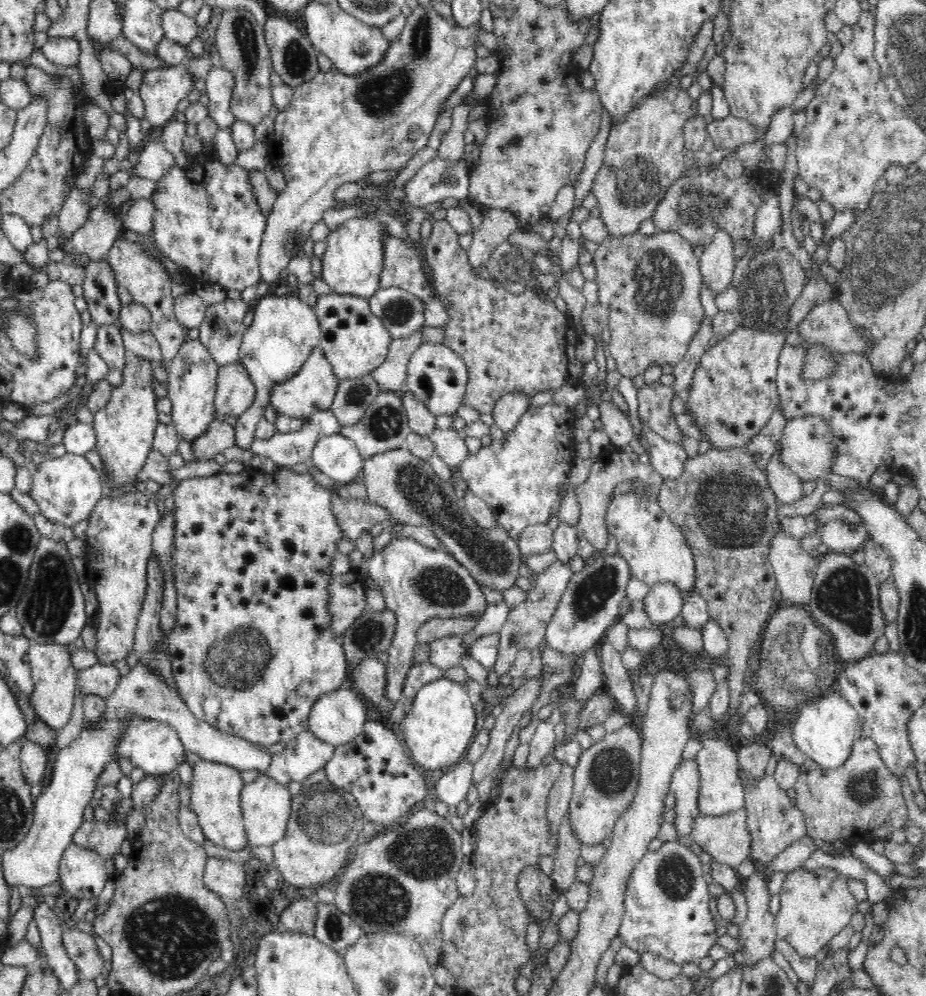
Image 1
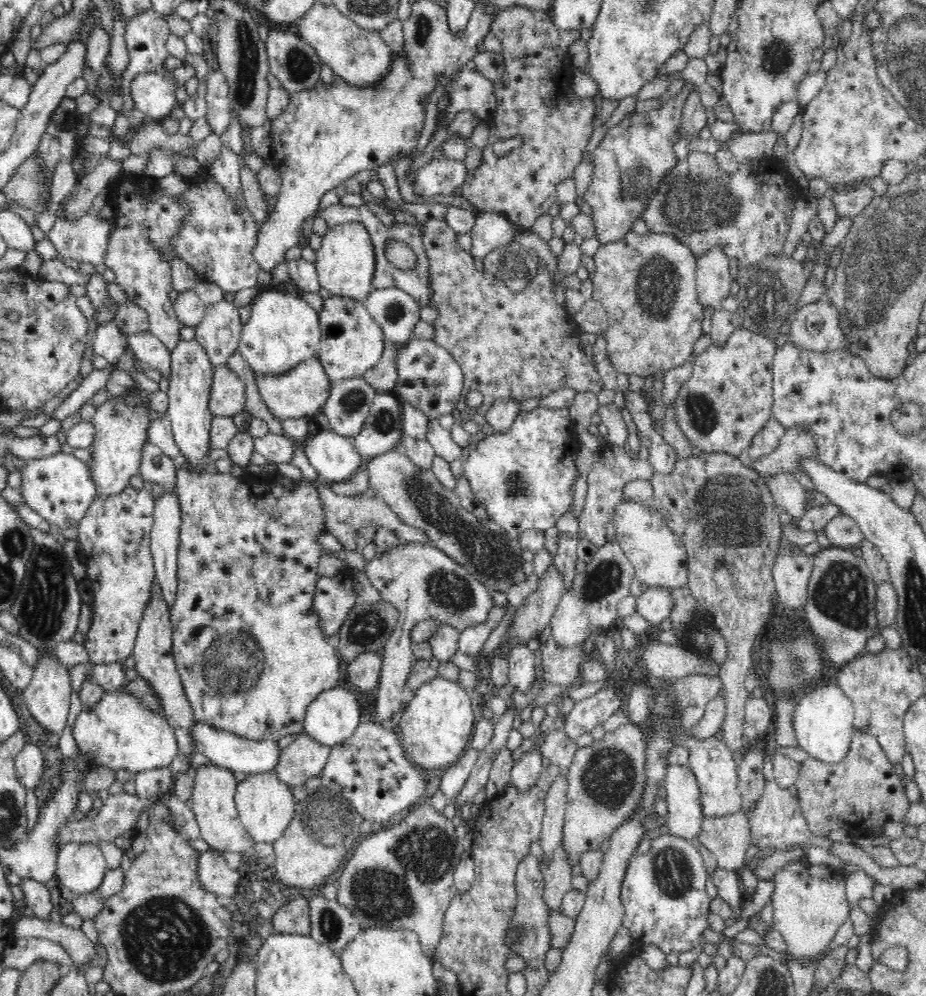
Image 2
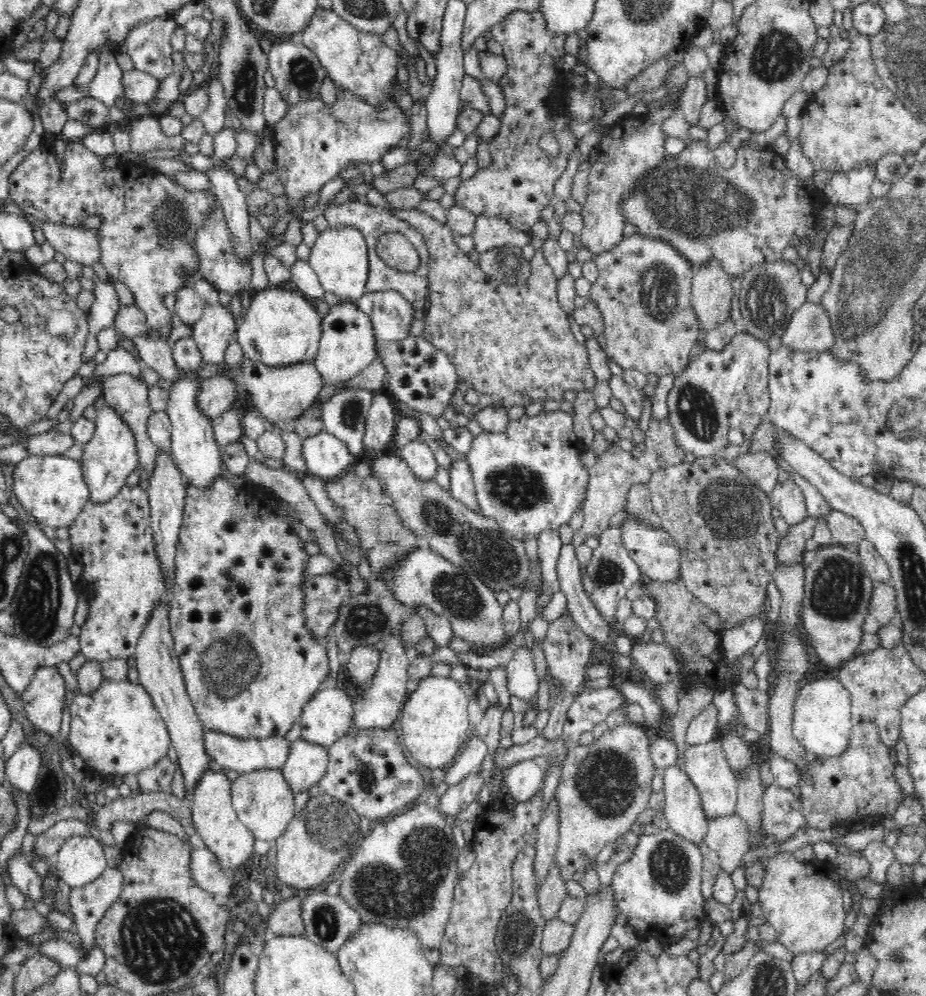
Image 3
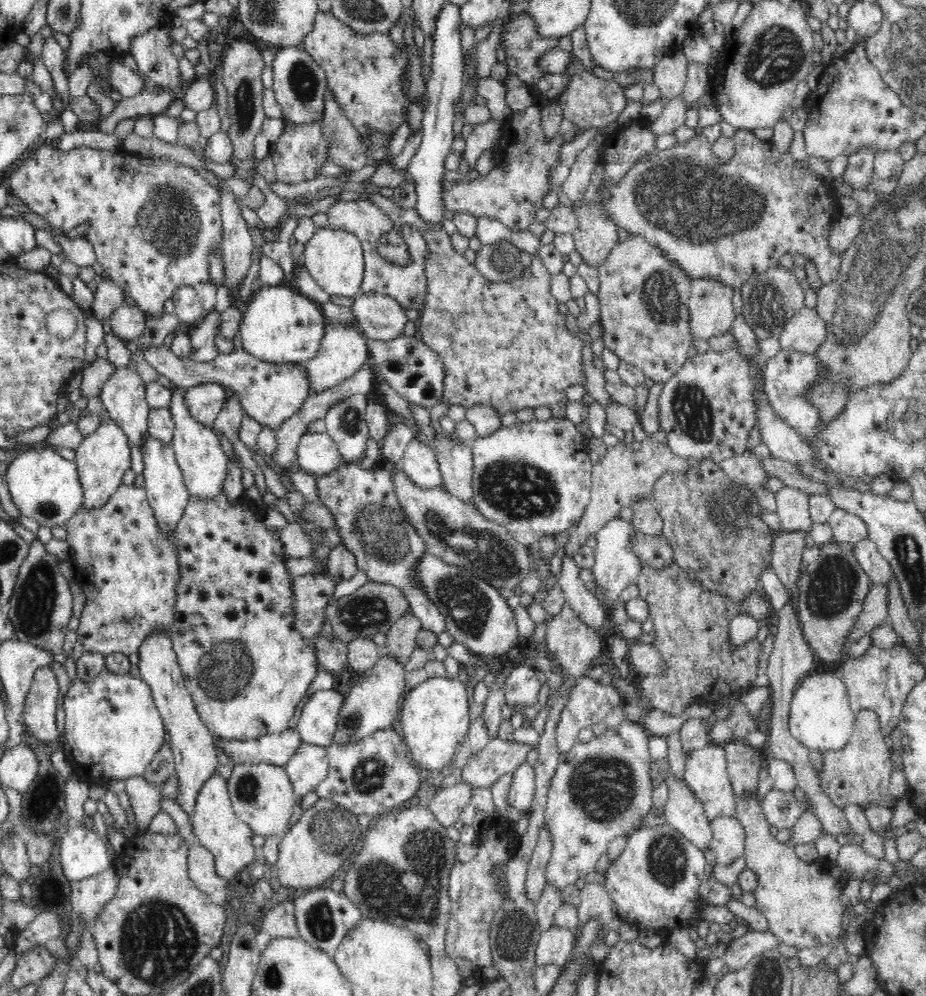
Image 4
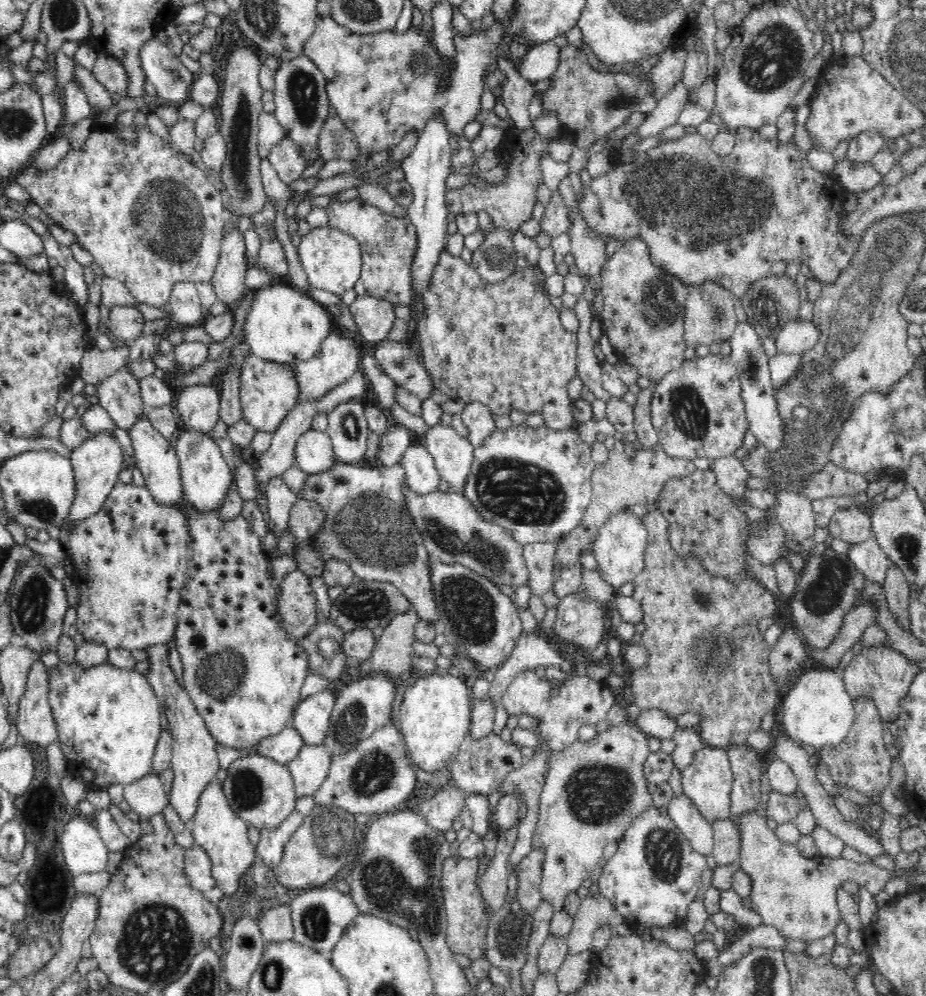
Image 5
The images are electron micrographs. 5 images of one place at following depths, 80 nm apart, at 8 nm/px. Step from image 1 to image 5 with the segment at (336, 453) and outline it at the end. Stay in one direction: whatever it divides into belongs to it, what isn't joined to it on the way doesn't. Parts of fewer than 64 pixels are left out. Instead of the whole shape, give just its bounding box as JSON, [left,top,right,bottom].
[294,427,338,475]

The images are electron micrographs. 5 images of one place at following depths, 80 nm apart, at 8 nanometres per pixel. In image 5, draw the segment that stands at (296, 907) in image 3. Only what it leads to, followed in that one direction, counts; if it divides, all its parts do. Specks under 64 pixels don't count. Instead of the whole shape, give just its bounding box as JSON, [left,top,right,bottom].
[258,905,294,943]

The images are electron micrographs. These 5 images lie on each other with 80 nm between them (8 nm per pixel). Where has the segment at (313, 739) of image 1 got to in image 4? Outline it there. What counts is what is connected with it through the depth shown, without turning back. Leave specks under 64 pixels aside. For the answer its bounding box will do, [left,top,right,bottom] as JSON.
[283,741,329,798]

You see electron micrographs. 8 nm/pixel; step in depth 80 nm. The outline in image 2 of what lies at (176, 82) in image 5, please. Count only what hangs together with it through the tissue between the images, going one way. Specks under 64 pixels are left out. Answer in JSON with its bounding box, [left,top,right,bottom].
[120,10,170,119]

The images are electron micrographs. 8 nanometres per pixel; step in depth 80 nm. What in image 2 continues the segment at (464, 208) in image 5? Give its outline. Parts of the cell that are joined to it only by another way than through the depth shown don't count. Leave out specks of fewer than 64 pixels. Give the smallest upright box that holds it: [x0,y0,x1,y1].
[460,5,596,230]

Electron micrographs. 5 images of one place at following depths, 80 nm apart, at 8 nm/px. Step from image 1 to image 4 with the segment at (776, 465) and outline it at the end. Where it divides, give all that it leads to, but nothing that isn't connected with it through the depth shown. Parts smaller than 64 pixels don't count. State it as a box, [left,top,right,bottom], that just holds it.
[774,485,813,534]

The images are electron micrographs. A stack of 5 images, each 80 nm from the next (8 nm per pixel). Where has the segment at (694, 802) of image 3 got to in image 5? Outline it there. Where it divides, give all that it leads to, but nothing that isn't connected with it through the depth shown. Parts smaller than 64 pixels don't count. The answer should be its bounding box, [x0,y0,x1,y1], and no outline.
[668,792,713,857]

